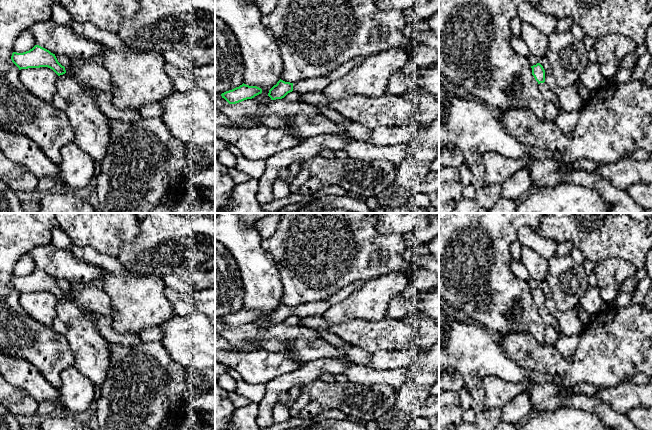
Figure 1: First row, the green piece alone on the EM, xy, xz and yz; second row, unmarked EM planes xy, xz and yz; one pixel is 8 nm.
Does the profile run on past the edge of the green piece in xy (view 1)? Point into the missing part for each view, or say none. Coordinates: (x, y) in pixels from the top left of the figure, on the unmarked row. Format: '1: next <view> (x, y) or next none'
1: next none

